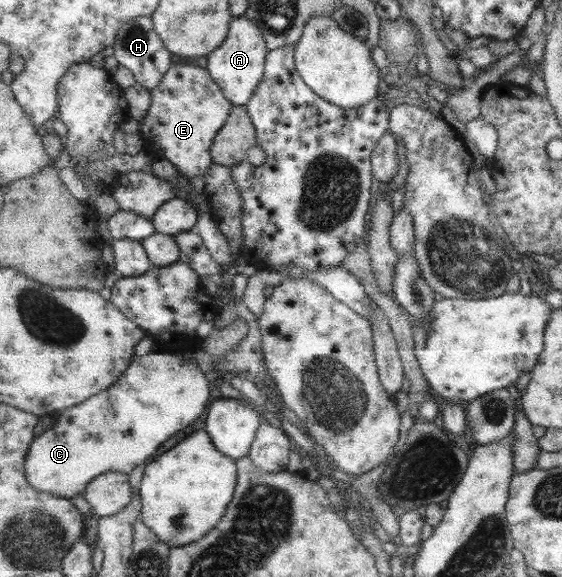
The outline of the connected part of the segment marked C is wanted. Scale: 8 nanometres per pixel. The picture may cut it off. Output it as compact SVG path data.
M157 350L135 356L131 366L115 385L79 405L73 405L62 411L57 422L36 438L25 461L25 475L37 491L67 499L84 494L87 486L102 474L109 472L128 474L139 464L143 462L147 464L147 458L155 456L161 442L167 444L167 440L173 434L195 422L207 410L209 400L211 400L211 376L203 373L195 360L171 353L160 354Z

